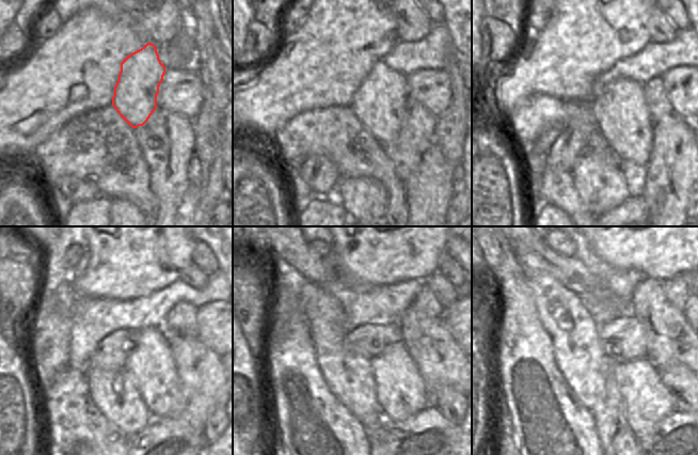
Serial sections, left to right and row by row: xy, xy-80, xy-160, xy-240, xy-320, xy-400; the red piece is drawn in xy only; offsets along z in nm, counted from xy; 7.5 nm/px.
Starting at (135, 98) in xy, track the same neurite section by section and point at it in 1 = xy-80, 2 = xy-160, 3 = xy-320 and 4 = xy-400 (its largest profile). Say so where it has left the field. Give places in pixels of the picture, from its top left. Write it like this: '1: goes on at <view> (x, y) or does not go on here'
1: goes on at xy-80 (379, 103)
2: goes on at xy-160 (620, 110)
3: goes on at xy-320 (401, 393)
4: goes on at xy-400 (647, 401)

